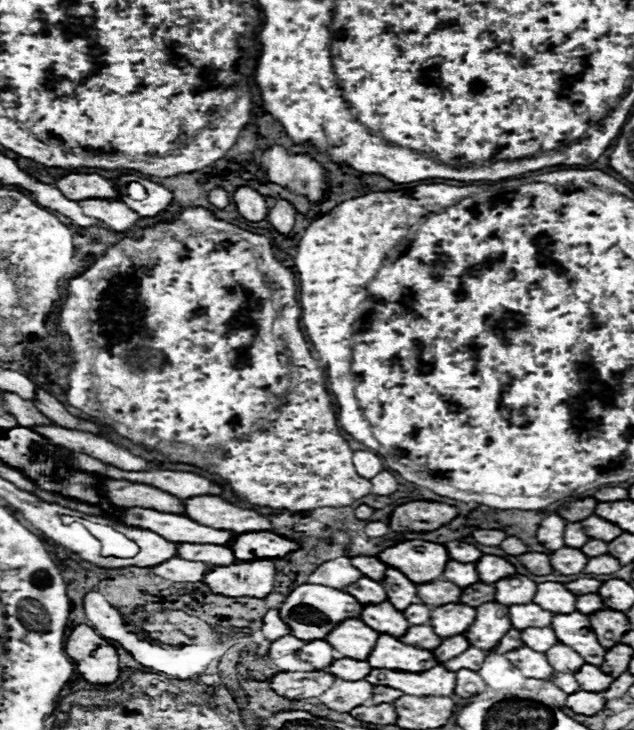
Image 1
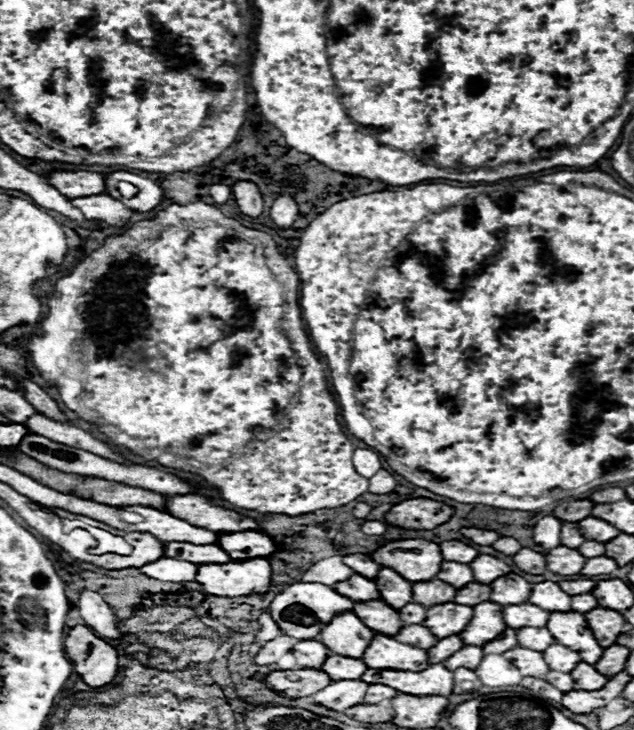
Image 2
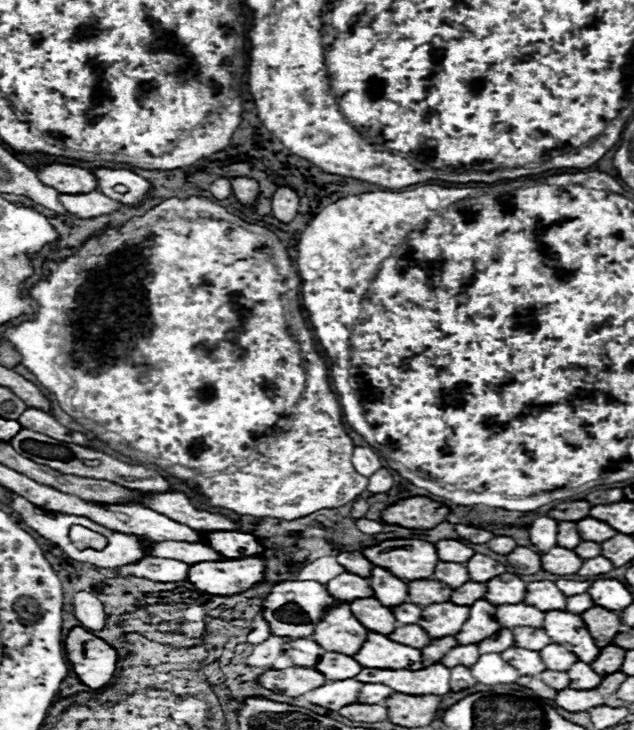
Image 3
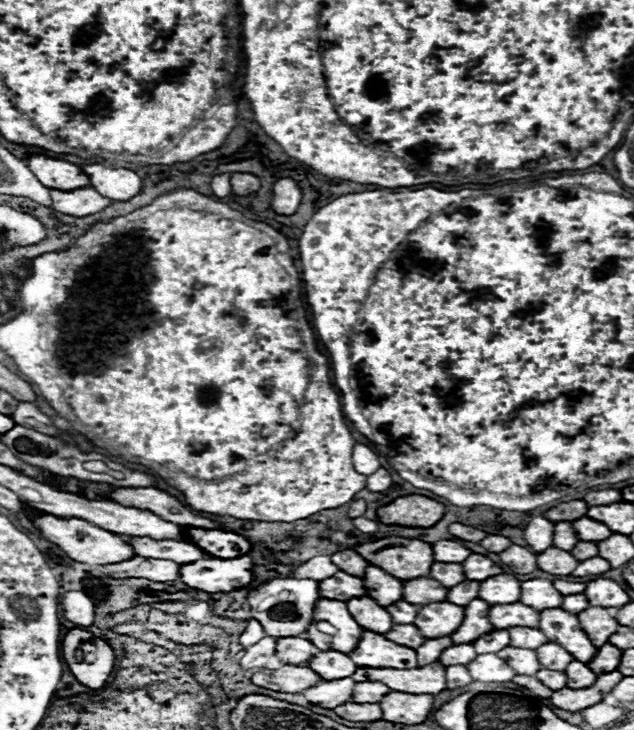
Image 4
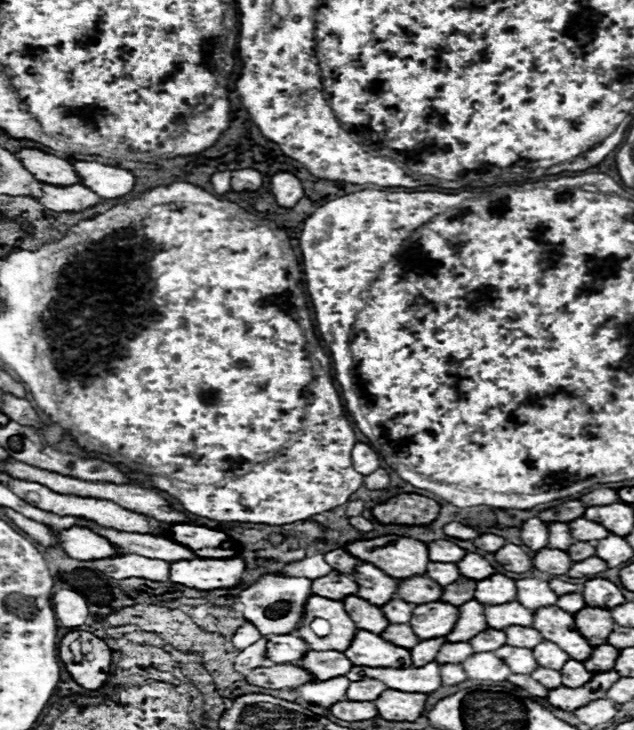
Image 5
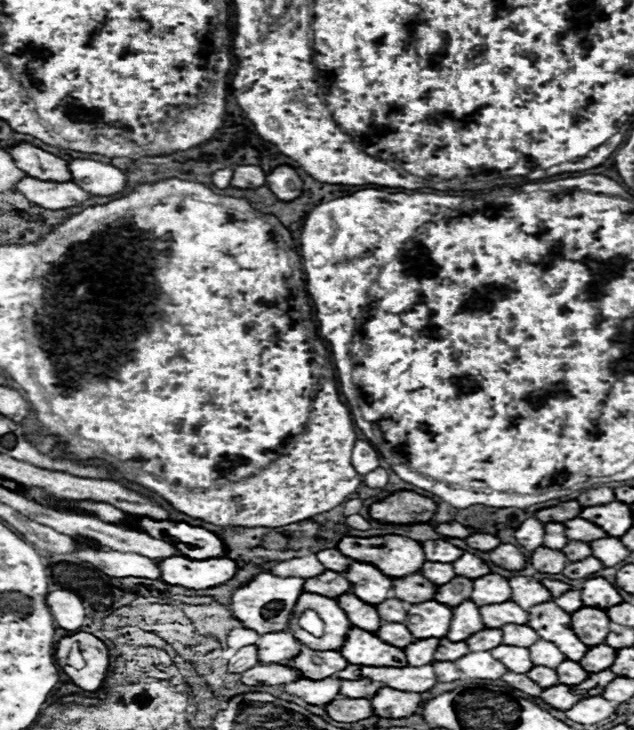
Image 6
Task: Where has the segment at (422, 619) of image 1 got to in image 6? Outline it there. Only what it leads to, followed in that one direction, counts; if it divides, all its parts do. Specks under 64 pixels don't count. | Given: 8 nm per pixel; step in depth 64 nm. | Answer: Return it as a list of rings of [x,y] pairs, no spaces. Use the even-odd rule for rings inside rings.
[[[388,598],[384,604],[376,604],[376,610],[384,622],[404,622],[408,618],[408,604],[396,598]]]

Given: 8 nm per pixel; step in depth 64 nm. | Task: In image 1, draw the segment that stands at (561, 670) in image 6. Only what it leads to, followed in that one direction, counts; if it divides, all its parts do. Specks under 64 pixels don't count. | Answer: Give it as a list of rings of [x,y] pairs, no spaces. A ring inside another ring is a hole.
[[[584,664],[584,668],[580,668],[580,672],[576,672],[574,676],[580,682],[580,688],[584,688],[586,692],[604,692],[604,688],[610,688],[610,684],[614,682],[610,674],[604,674],[598,666],[592,664]]]

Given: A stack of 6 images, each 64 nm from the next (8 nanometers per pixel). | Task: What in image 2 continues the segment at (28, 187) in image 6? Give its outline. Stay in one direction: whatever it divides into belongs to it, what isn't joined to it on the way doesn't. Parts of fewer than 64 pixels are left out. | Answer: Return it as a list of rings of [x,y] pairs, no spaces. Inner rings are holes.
[[[108,194],[88,196],[88,198],[74,198],[72,204],[76,204],[88,220],[104,220],[110,226],[118,226],[118,228],[126,226],[130,222],[132,214],[134,214],[120,200],[114,200]]]

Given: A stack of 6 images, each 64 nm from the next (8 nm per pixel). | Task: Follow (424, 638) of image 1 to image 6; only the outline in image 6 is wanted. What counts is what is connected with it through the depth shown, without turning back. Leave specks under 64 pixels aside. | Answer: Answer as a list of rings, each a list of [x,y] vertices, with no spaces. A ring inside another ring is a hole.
[[[382,624],[380,630],[376,632],[376,636],[380,636],[380,640],[388,640],[388,644],[392,644],[398,648],[406,648],[408,644],[412,644],[416,638],[412,636],[412,632],[406,628],[406,624]]]

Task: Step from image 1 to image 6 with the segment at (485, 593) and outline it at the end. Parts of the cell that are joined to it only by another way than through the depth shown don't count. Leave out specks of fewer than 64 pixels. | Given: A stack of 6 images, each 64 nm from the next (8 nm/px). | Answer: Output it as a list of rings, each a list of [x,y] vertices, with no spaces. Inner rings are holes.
[[[456,576],[456,580],[450,580],[448,584],[438,586],[436,592],[436,602],[440,604],[448,604],[448,606],[458,606],[464,600],[470,600],[472,596],[472,580],[470,578],[462,578]]]

